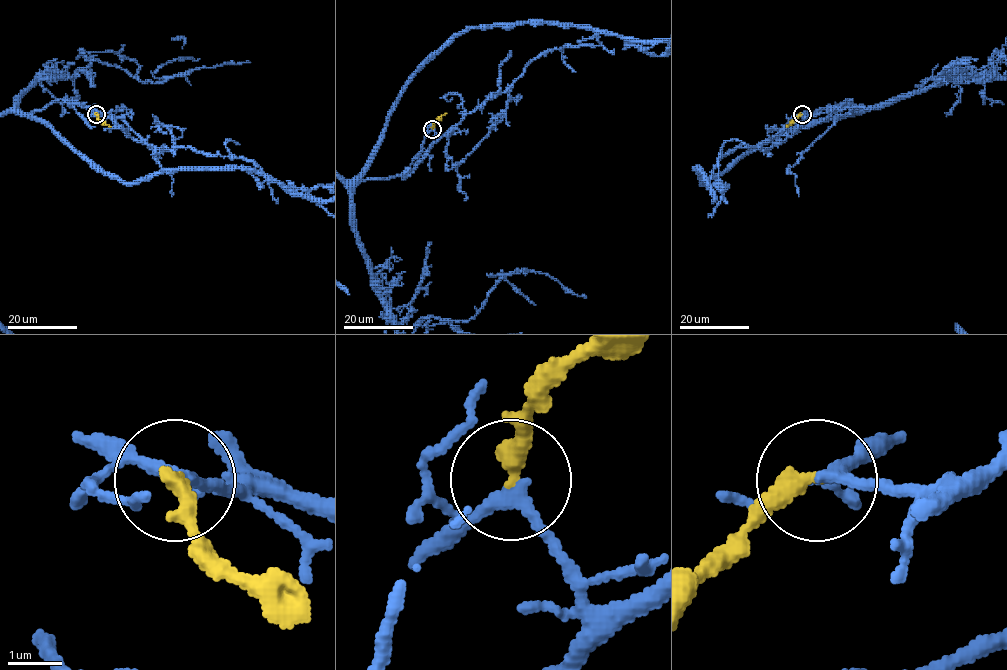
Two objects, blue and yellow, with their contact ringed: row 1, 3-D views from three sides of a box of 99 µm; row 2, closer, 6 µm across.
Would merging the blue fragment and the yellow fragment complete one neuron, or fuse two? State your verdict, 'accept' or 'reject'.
accept

